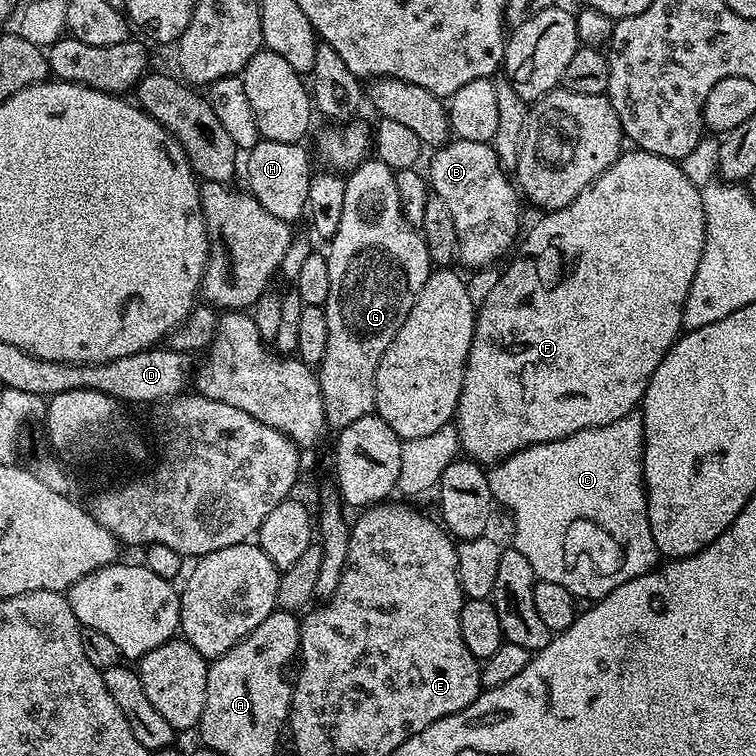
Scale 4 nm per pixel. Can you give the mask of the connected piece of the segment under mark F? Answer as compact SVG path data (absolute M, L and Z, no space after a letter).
M621 151L619 158L592 185L582 190L582 194L578 194L574 202L570 202L565 208L559 208L557 212L541 215L541 220L529 230L528 237L524 236L519 241L520 253L493 282L492 289L484 296L484 301L479 301L476 310L476 333L470 346L462 394L458 398L454 417L454 436L455 439L456 436L460 439L460 444L464 447L463 455L481 466L499 464L501 460L513 456L515 452L521 452L524 448L561 440L570 434L578 434L578 430L601 428L637 411L646 394L646 386L650 386L650 378L654 378L654 370L658 370L658 362L662 362L664 355L682 335L684 303L690 294L694 274L698 274L698 262L704 249L704 203L700 197L700 189L694 182L690 182L690 178L686 178L683 167L677 161L649 152L631 151Z

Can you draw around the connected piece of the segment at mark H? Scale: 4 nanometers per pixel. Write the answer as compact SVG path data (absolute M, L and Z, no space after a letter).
M262 138L246 152L248 156L247 191L258 202L262 202L262 208L268 213L291 224L295 223L300 216L302 218L307 209L310 182L314 175L313 157L310 152L310 157L308 157L308 152L304 147L303 143L274 142Z

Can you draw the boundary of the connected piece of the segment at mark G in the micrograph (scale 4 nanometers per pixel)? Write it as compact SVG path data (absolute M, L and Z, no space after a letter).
M369 158L351 172L344 181L346 199L342 205L342 223L326 248L330 266L330 298L323 309L326 314L326 354L318 366L322 402L328 428L339 430L358 422L358 418L373 415L376 410L376 375L378 362L390 346L394 334L406 322L406 314L414 306L428 275L434 271L431 256L421 233L404 217L404 207L398 198L396 173L382 161Z

